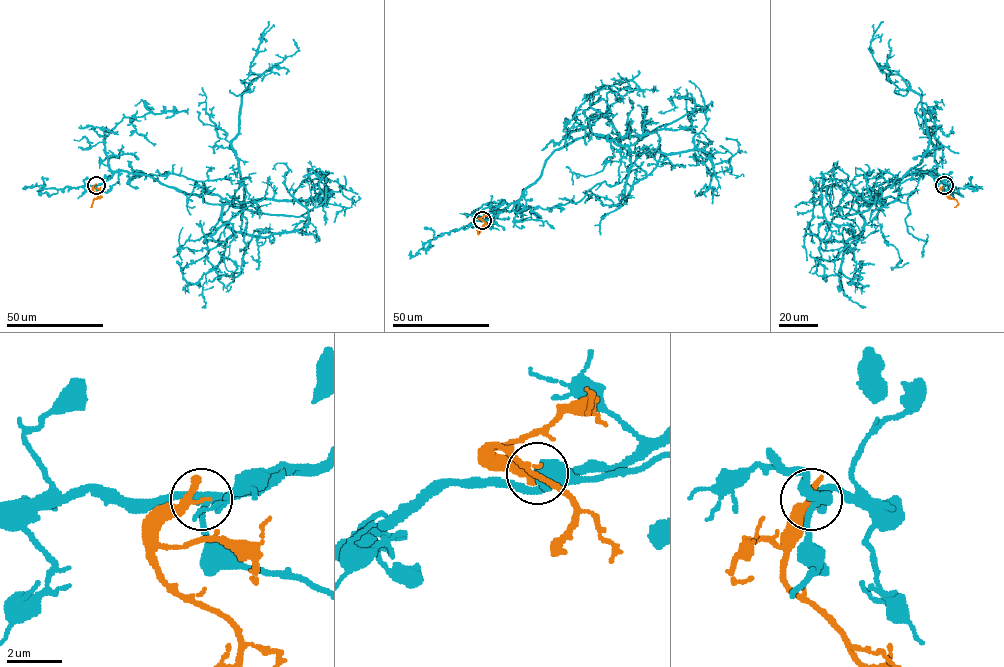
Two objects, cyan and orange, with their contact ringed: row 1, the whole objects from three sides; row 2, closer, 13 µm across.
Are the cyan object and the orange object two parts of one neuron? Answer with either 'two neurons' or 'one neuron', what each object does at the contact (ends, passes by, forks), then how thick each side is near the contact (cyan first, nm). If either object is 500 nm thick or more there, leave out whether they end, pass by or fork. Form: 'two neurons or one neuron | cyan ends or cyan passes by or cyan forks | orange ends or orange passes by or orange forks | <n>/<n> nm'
two neurons | cyan forks | orange passes by | 280/220 nm

